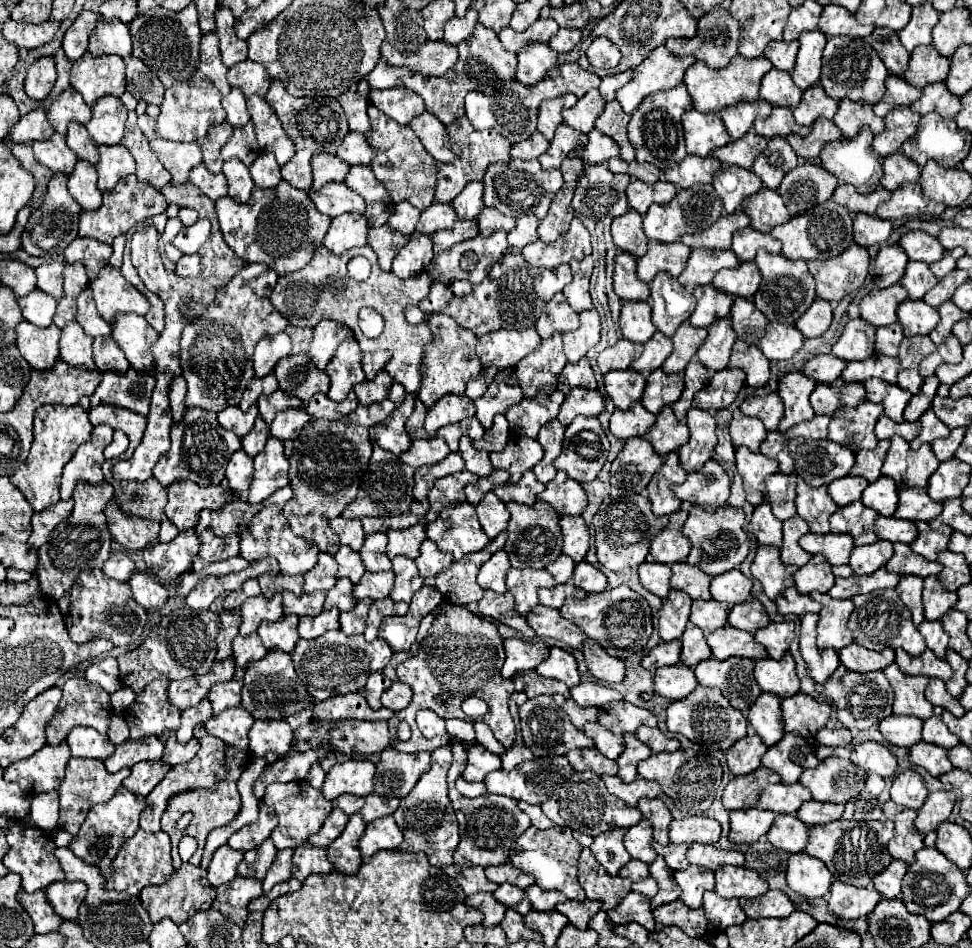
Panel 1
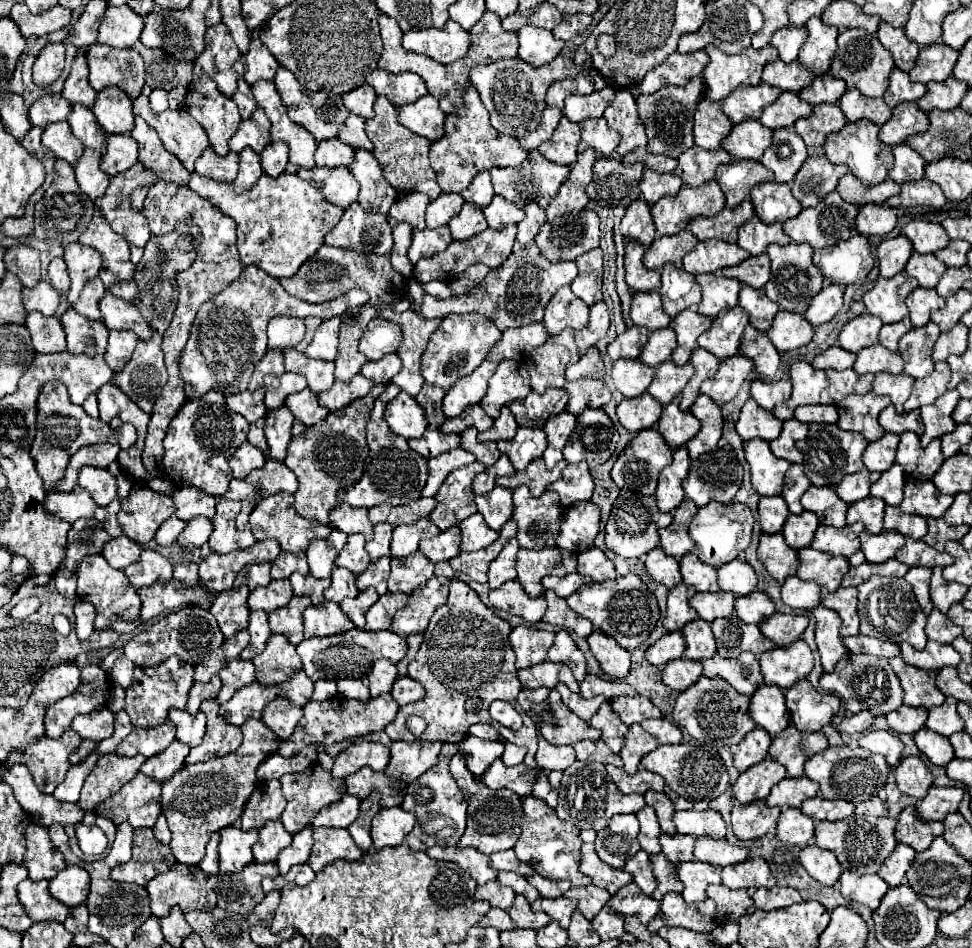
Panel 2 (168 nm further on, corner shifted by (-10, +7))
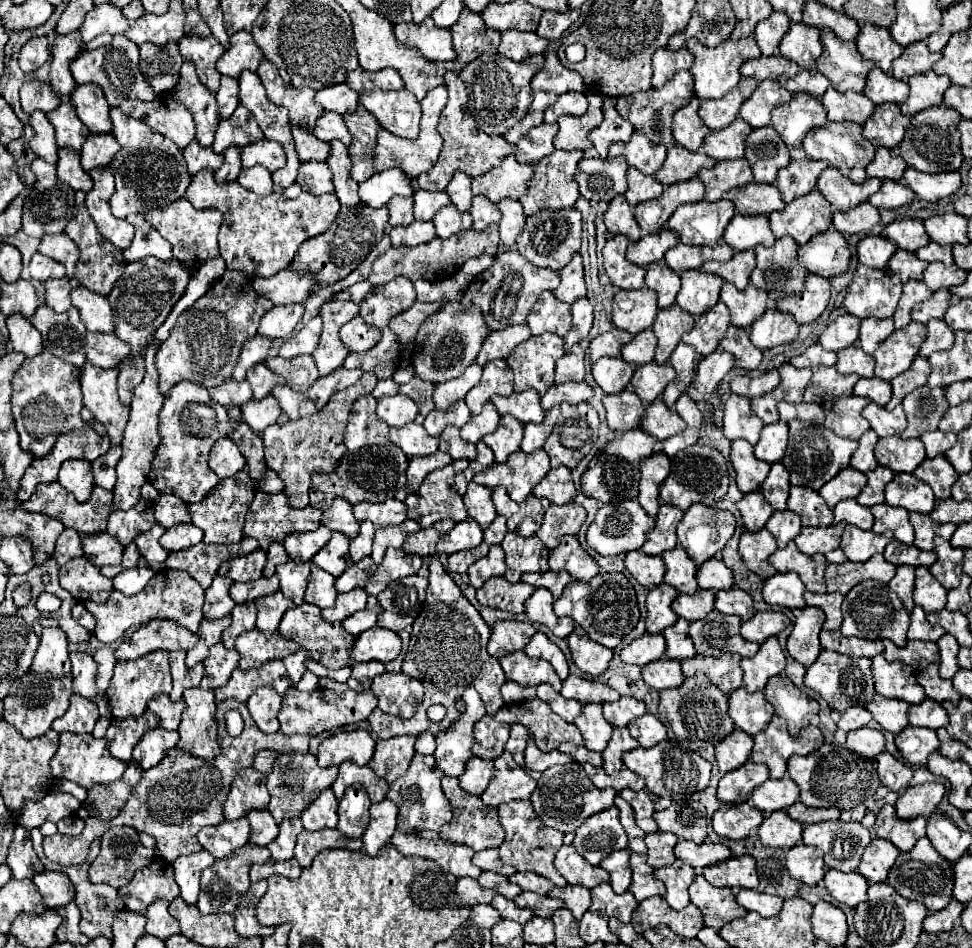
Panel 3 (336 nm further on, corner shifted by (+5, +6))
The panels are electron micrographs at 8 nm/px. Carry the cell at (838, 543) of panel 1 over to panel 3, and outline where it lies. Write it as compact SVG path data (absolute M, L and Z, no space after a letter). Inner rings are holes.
M845 523L829 525L829 527L803 527L801 533L797 535L797 539L793 539L793 541L795 541L797 549L805 555L829 553L839 547L843 529L845 529Z

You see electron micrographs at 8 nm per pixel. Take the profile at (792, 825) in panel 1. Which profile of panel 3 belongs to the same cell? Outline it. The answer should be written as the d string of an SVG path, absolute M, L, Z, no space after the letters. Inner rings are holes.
M787 811L769 813L759 827L761 843L769 847L781 847L785 851L801 841L801 833L803 833L803 825L793 821L787 815Z

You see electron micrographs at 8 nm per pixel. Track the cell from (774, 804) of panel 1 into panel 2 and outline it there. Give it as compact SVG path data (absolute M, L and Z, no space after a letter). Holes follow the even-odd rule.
M802 776L802 778L784 778L780 780L776 786L772 786L770 796L766 798L768 806L800 806L804 800L814 798L818 794L818 786L816 782L812 782L810 778Z

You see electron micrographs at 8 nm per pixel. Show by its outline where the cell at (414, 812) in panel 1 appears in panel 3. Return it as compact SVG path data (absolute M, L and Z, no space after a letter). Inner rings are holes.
M415 755L413 757L413 763L409 765L409 771L393 781L389 785L389 791L387 791L387 799L391 799L397 809L399 809L399 823L397 827L399 829L405 829L405 831L425 831L425 829L431 829L431 831L439 831L441 825L445 825L449 819L451 819L451 807L449 807L449 799L443 795L441 791L441 769L433 763L433 757L429 755Z

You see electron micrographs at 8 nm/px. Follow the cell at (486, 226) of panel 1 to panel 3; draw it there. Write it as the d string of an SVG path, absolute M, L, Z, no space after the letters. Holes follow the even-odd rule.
M481 195L473 197L469 215L473 217L473 229L475 231L485 229L489 223L499 223L499 219L501 219L501 213L497 211L497 205L489 203L489 199L485 199Z

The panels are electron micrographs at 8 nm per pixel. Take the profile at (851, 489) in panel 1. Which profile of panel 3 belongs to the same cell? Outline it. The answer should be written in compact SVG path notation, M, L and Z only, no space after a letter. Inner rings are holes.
M845 467L829 483L825 483L819 489L819 495L825 499L827 507L833 509L839 501L857 497L861 493L861 489L865 487L865 483L867 483L867 477L861 471L857 471L853 467Z

